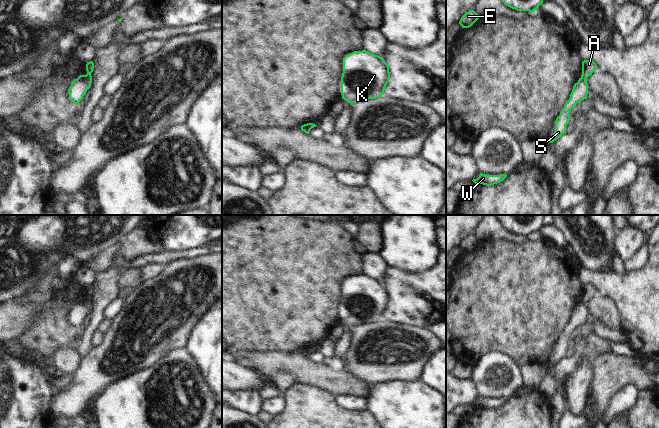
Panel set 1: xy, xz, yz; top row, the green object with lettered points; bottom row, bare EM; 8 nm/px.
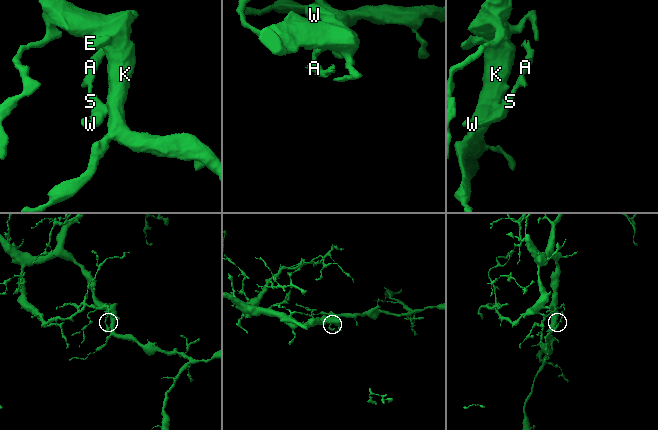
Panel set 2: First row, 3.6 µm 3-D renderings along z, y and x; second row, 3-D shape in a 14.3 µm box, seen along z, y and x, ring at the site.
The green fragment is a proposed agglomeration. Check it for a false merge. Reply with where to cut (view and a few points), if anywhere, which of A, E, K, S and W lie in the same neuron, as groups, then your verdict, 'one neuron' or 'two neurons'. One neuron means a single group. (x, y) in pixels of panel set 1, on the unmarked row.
cut in yz along (580, 302), (585, 304); A / E K S W; two neurons

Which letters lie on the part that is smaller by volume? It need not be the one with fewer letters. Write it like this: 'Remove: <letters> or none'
Remove: A.

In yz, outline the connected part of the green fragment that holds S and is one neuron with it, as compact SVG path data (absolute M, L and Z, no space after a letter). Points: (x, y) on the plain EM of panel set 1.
M581 302L574 308L569 324L565 327L560 339L556 342L555 355L547 365L547 368L553 367L566 357L566 349L569 347L570 335L577 327L587 323L588 312L587 305Z

